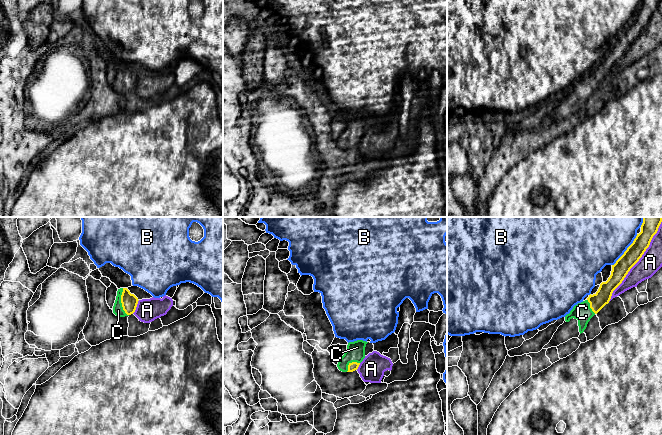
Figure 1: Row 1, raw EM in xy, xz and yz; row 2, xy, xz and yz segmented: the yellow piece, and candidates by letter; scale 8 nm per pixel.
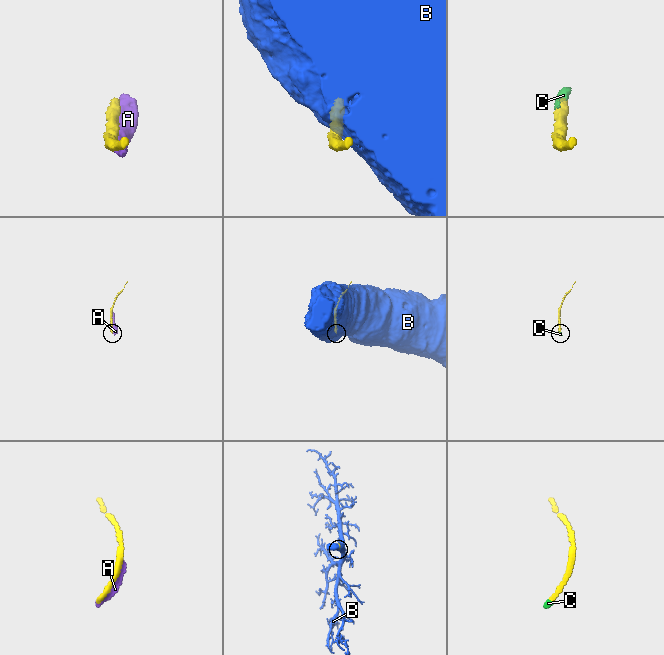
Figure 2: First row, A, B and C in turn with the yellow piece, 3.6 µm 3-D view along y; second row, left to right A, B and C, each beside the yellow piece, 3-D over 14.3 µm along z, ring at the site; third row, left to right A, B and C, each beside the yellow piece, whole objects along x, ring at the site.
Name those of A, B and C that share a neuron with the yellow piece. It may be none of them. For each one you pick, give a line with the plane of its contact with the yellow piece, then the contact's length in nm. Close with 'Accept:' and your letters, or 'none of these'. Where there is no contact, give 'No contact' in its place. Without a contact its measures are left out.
C: Touches yellow in xy. Shared border 220 nm
Accept: C

